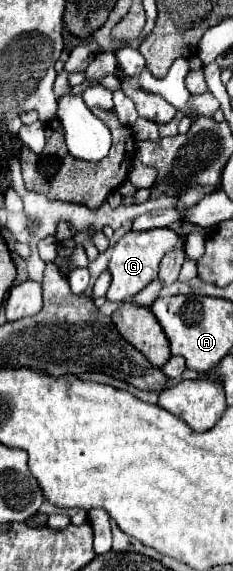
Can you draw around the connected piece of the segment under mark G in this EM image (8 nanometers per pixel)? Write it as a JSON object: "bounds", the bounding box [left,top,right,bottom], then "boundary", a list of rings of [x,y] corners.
{"bounds":[107,229,185,301],"boundary":[[[151,229],[151,231],[129,231],[127,235],[123,235],[115,247],[111,249],[111,261],[109,261],[109,271],[111,271],[111,287],[107,291],[107,299],[109,301],[129,301],[137,291],[141,291],[145,285],[149,285],[159,269],[161,259],[165,257],[165,253],[173,251],[175,247],[185,245],[183,235],[175,233],[173,229]]]}

